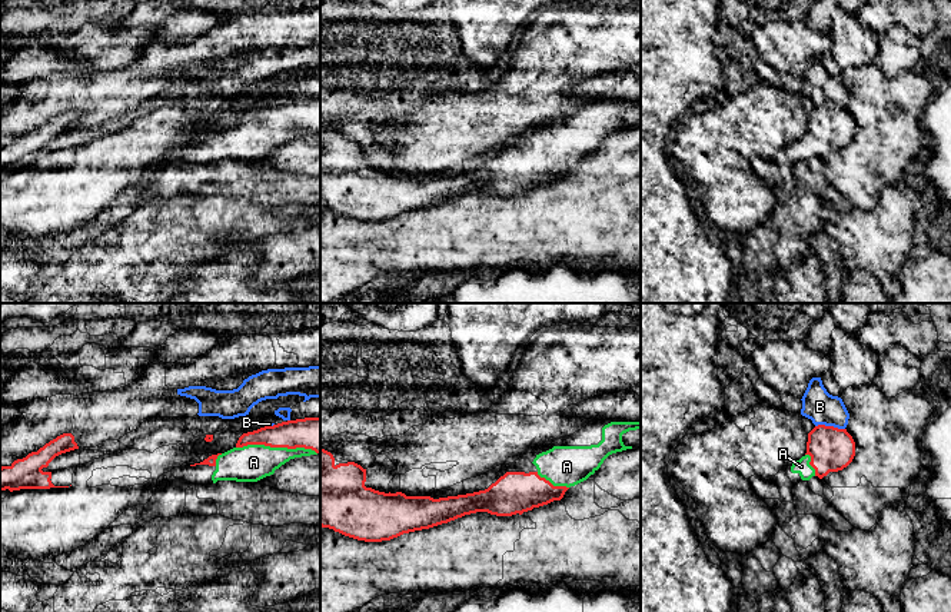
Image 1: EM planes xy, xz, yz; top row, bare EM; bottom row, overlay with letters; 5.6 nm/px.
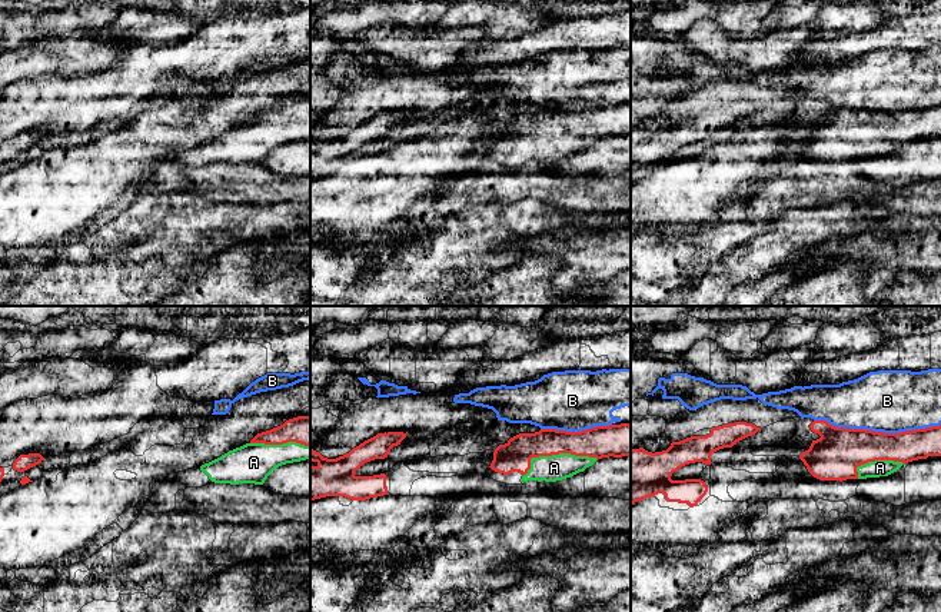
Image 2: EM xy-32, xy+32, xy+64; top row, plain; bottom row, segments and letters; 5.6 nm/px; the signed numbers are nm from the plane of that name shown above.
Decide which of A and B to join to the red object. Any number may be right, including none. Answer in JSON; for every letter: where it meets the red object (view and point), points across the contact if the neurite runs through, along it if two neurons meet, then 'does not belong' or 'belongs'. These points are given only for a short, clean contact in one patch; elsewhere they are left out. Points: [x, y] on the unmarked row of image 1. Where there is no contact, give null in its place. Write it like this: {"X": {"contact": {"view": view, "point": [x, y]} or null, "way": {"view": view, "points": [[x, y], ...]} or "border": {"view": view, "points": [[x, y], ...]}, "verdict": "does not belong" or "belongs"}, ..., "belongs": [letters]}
{"A": {"contact": {"view": "xy", "point": [276, 126]}, "verdict": "belongs"}, "B": {"contact": {"view": "yz", "point": [830, 106]}, "verdict": "does not belong"}, "belongs": ["A"]}

